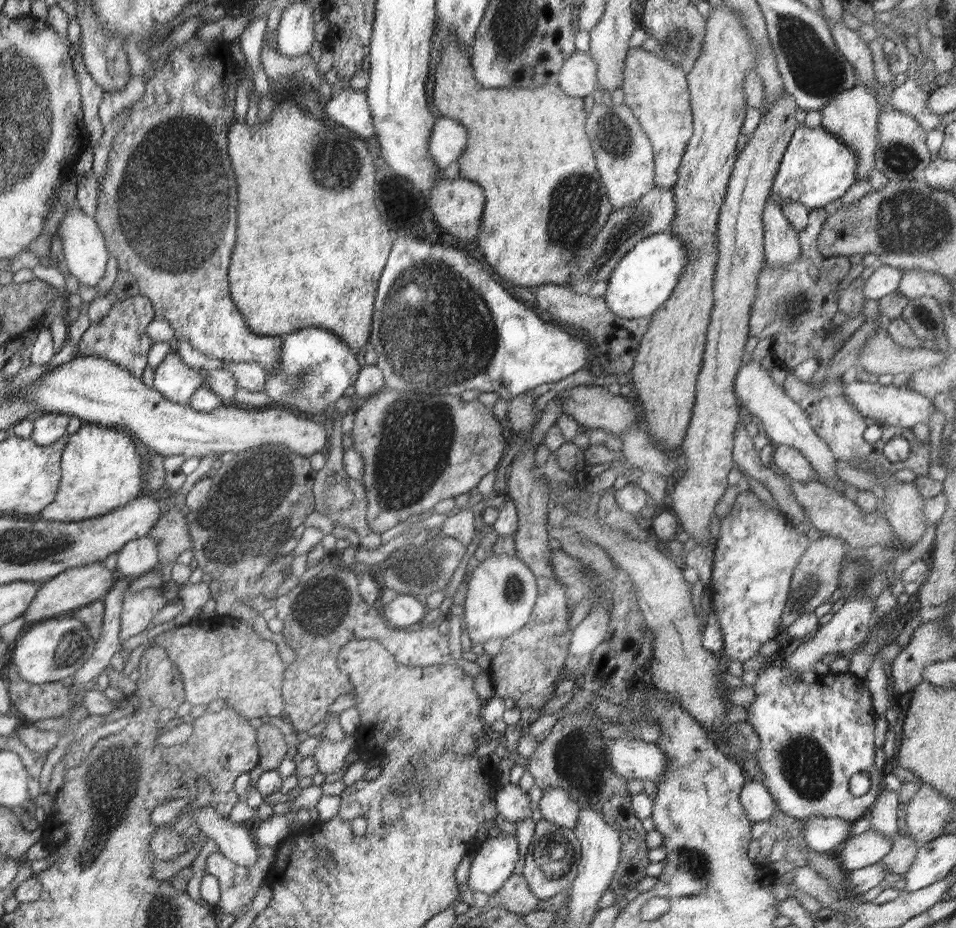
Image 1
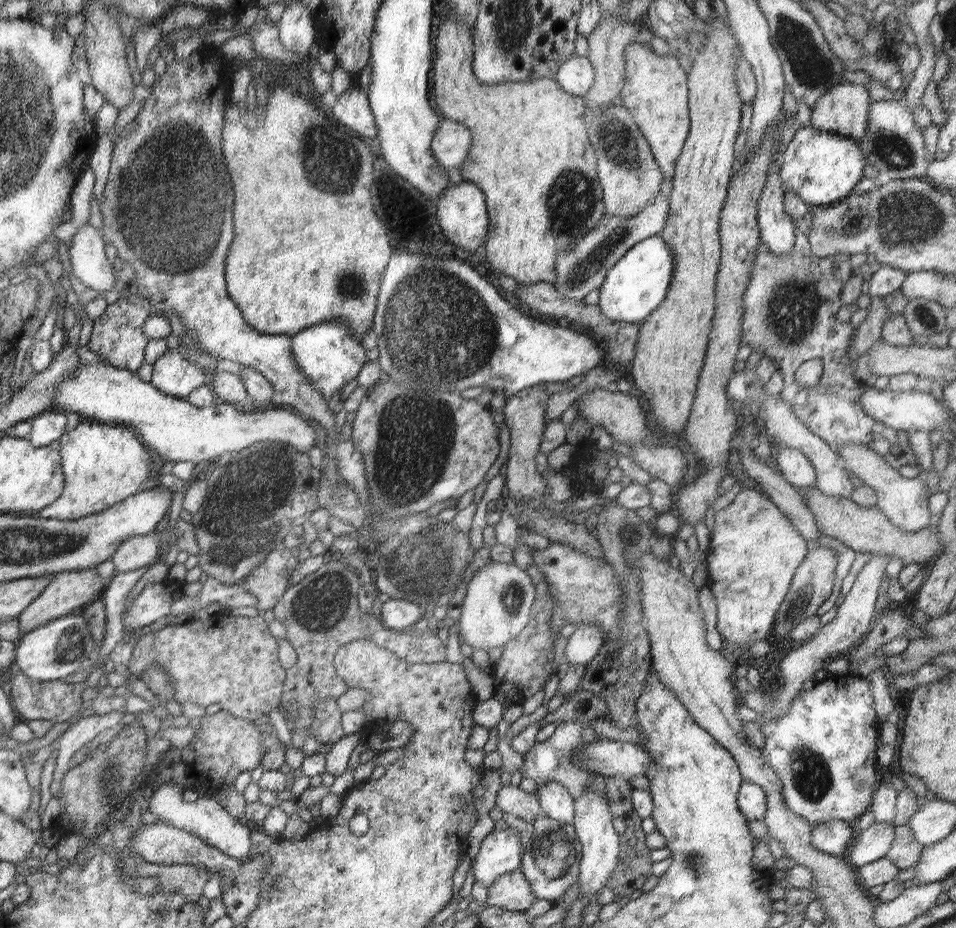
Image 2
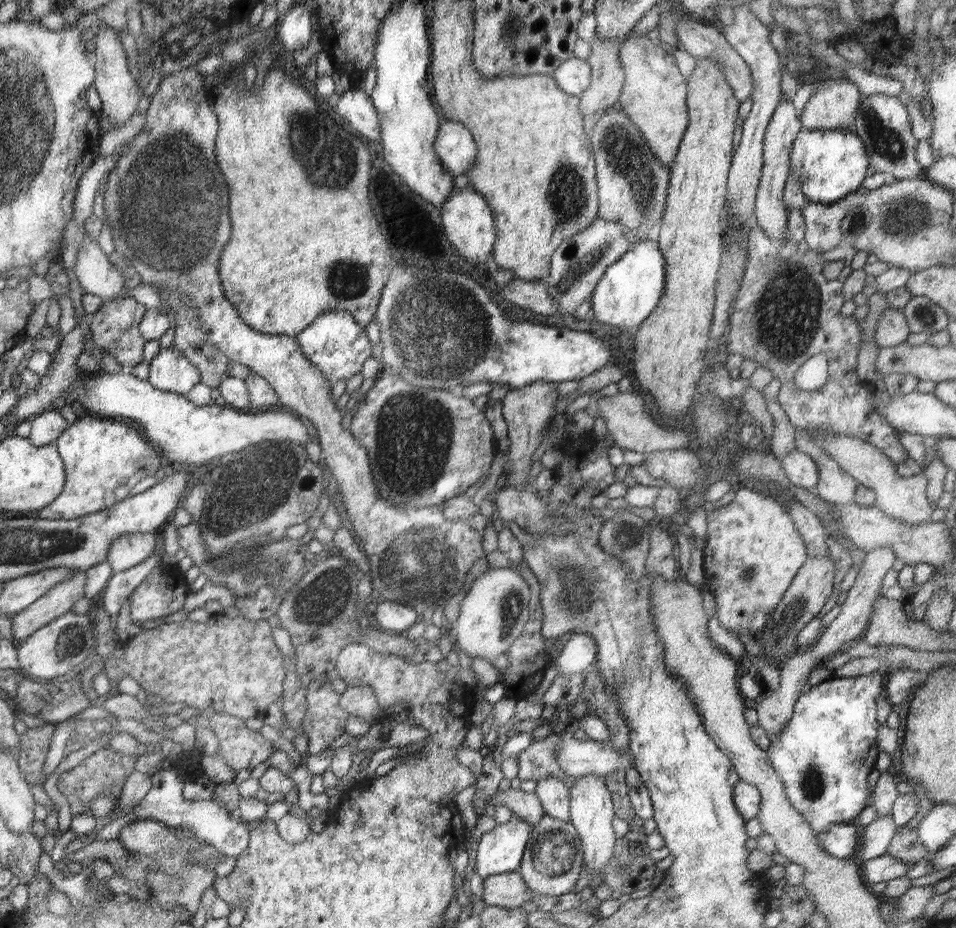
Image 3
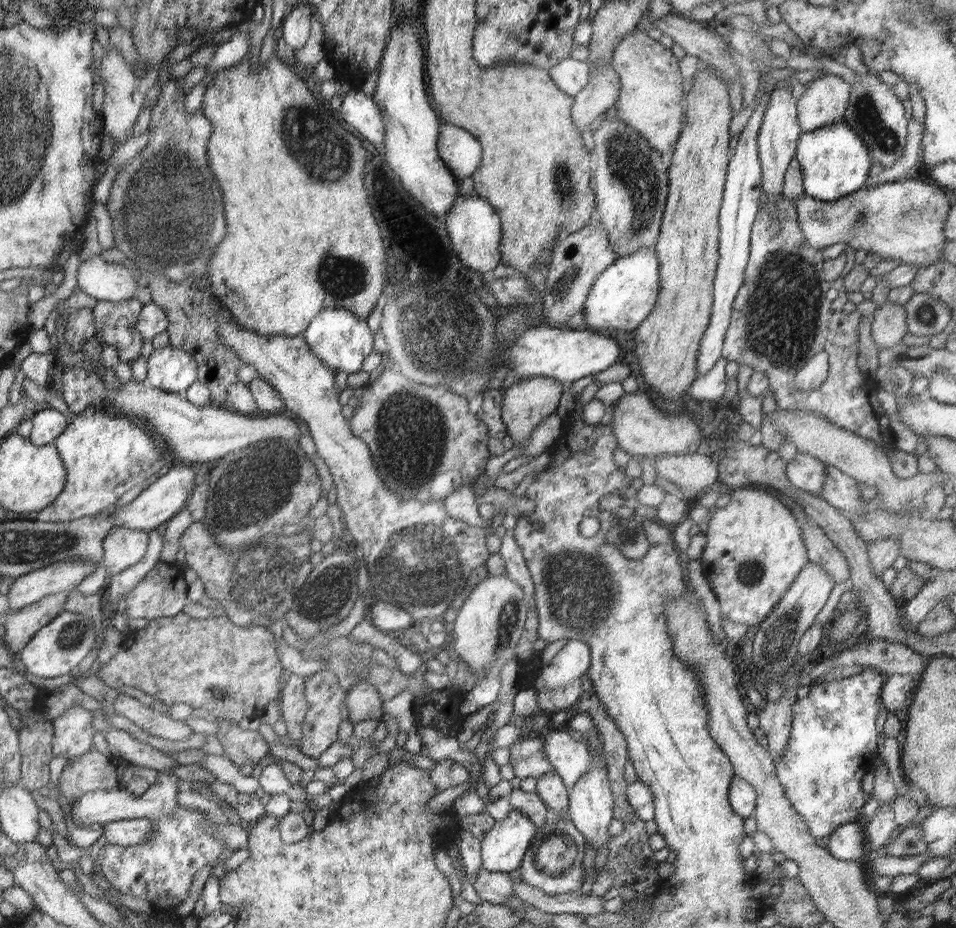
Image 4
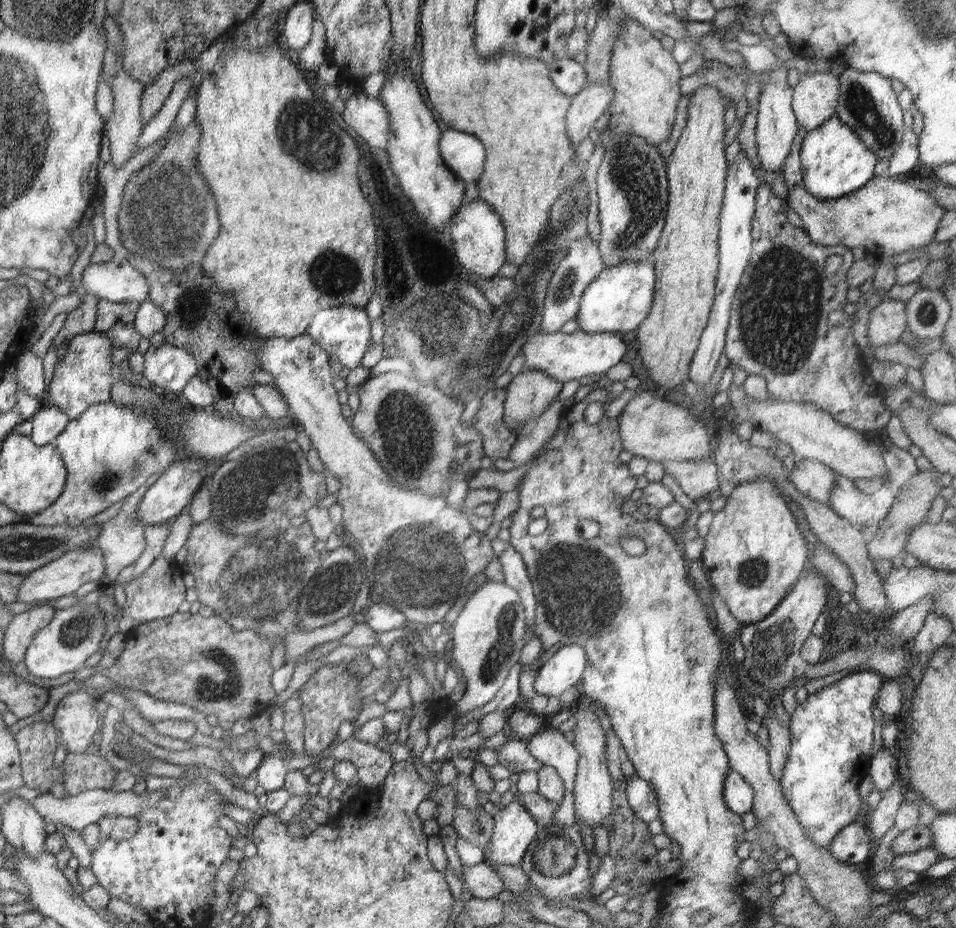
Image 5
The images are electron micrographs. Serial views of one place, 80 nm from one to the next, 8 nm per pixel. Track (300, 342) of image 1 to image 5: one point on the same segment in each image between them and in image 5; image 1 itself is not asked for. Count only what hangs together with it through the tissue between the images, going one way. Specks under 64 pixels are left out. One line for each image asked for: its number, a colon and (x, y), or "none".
2: (329, 353)
3: (337, 344)
4: (340, 337)
5: (344, 332)

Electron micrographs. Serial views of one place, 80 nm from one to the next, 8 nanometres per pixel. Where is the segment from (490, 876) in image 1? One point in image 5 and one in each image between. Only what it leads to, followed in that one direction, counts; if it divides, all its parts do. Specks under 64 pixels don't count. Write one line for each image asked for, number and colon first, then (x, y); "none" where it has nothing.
2: (501, 852)
3: (500, 850)
4: (503, 848)
5: (515, 829)

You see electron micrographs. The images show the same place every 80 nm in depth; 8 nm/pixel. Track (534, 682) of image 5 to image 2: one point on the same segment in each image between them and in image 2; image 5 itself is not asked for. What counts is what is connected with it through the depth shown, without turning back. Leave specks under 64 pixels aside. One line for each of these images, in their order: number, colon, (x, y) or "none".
2: (586, 642)
3: (578, 653)
4: (573, 660)

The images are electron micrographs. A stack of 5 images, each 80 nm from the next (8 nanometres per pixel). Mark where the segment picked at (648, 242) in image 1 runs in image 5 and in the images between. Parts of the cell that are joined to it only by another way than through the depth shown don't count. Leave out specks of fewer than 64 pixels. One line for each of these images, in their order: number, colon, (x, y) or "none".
2: (637, 283)
3: (629, 290)
4: (622, 297)
5: (619, 299)

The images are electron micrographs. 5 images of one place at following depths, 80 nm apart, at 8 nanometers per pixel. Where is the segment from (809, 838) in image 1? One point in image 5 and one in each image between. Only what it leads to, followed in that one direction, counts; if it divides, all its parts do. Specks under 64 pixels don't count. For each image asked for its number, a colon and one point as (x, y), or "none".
2: (834, 837)
3: (841, 840)
4: (847, 842)
5: (851, 845)

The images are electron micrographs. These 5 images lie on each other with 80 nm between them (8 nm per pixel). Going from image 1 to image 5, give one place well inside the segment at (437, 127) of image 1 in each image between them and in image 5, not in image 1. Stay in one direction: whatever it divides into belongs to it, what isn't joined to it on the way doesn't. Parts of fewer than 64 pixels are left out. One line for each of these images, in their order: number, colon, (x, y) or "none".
2: (451, 143)
3: (454, 145)
4: (461, 152)
5: (465, 156)

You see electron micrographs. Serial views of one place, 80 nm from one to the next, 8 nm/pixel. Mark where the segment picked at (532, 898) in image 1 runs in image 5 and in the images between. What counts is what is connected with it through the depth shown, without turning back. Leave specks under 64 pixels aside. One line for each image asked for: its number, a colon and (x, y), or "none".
2: (512, 892)
3: (508, 890)
4: (495, 887)
5: (483, 883)

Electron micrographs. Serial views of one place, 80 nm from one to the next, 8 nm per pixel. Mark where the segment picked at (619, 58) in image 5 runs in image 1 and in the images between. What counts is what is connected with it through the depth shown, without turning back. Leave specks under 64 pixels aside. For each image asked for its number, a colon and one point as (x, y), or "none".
1: (656, 90)
2: (656, 94)
3: (654, 96)
4: (651, 100)

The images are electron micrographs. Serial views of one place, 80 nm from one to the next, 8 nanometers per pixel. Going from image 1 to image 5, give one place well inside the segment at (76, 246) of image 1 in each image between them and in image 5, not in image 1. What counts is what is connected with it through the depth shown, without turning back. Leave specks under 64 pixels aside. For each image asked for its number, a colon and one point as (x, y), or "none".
2: (90, 265)
3: (96, 274)
4: (107, 281)
5: (115, 282)

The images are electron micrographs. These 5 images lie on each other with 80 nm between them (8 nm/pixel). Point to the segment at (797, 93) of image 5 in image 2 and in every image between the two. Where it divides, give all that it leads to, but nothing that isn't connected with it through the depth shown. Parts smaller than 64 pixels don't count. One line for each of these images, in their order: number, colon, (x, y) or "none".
2: (843, 110)
3: (833, 105)
4: (824, 101)

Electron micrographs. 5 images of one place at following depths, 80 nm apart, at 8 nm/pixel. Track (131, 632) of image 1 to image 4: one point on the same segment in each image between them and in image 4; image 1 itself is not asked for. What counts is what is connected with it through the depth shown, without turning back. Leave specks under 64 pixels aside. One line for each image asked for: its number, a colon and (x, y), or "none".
2: (155, 600)
3: (163, 592)
4: (162, 593)

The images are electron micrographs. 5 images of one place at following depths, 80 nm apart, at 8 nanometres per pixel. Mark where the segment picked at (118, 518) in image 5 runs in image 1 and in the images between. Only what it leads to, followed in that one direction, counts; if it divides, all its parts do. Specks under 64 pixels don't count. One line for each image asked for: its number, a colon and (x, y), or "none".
1: (139, 557)
2: (141, 551)
3: (129, 550)
4: (123, 547)

